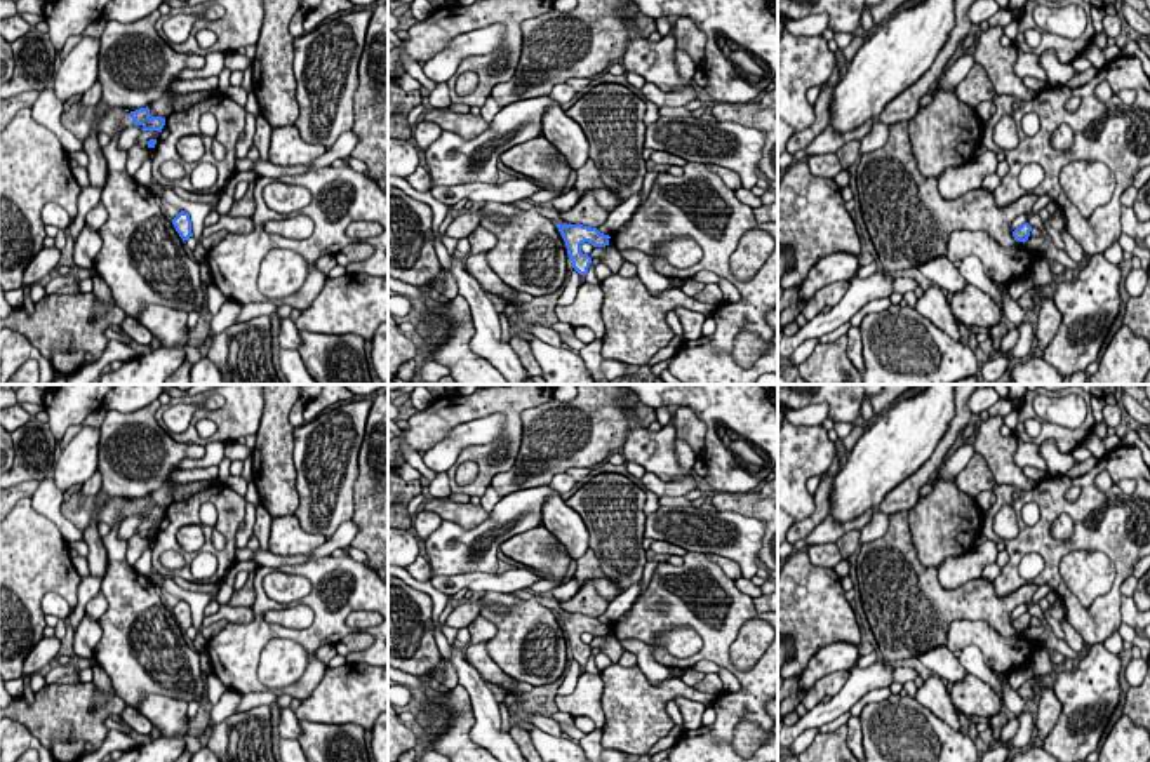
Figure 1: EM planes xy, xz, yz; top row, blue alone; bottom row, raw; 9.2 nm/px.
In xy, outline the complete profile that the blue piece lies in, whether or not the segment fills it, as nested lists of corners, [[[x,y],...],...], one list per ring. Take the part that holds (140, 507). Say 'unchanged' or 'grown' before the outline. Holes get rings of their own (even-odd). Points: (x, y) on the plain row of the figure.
grown; [[[80,491],[71,494],[71,498],[61,505],[61,513],[78,529],[85,529],[92,520],[97,524],[108,524],[110,527],[124,522],[132,515],[141,515],[143,520],[158,520],[162,522],[165,508],[151,506],[148,496],[136,501],[125,501],[113,498],[97,506],[96,496],[82,496]]]

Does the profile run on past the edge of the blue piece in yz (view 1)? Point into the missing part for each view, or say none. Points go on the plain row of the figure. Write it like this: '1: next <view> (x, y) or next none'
1: next none

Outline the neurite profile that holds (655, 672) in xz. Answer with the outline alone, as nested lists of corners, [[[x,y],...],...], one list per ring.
[[[619,640],[619,644],[625,651],[633,652],[637,656],[637,666],[642,670],[642,673],[647,677],[647,680],[652,685],[659,685],[668,678],[675,678],[670,673],[670,668],[652,659],[652,652],[654,652],[652,645],[647,645],[640,640]]]

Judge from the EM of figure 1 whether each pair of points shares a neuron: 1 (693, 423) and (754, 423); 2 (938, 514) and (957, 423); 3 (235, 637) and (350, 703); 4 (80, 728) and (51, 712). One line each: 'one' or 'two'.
1: two
2: two
3: two
4: one

